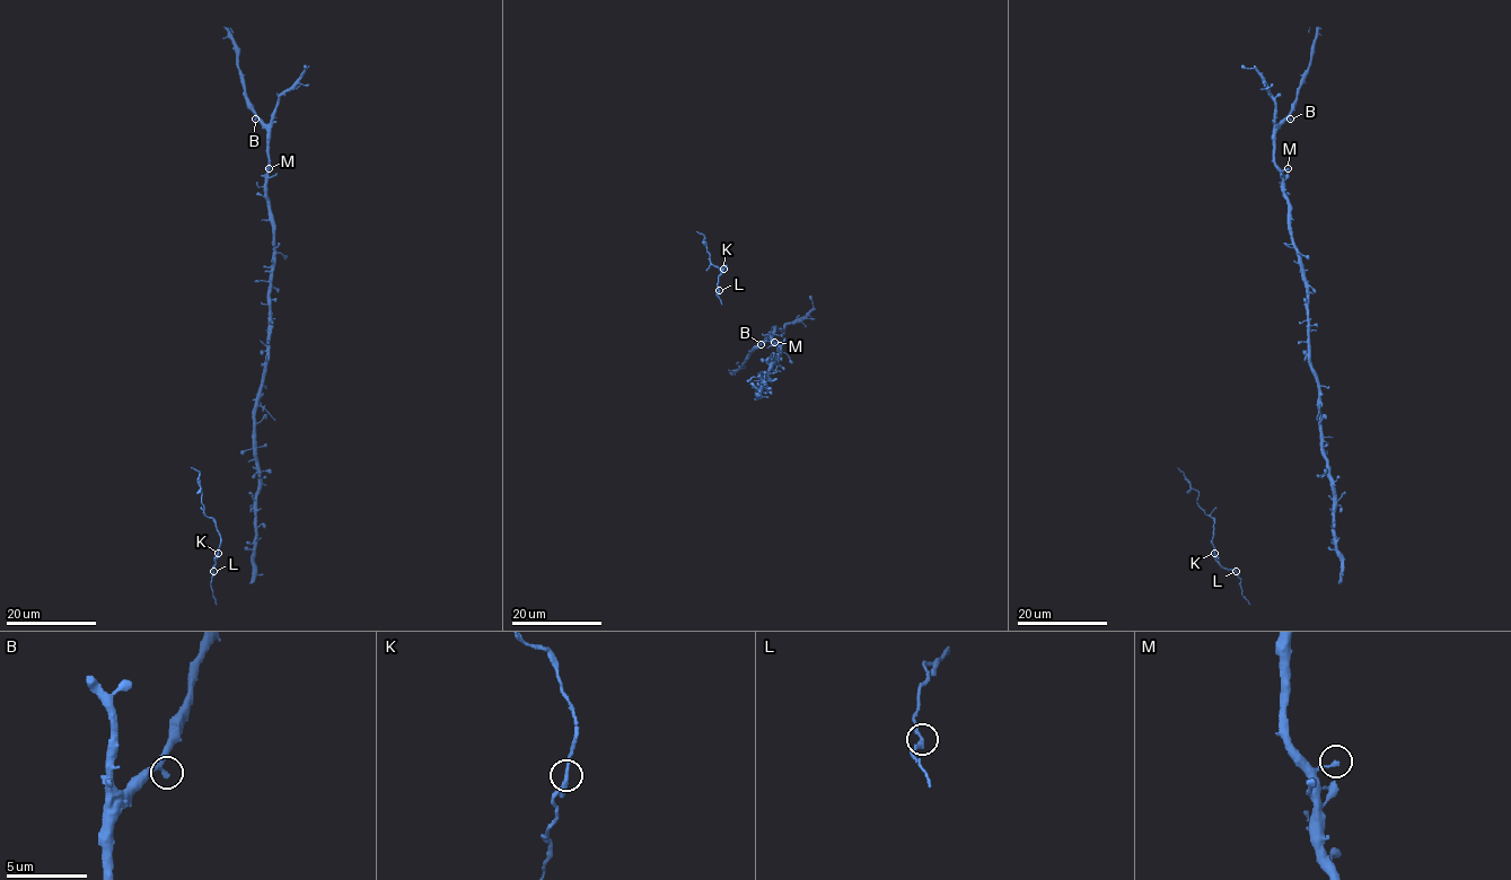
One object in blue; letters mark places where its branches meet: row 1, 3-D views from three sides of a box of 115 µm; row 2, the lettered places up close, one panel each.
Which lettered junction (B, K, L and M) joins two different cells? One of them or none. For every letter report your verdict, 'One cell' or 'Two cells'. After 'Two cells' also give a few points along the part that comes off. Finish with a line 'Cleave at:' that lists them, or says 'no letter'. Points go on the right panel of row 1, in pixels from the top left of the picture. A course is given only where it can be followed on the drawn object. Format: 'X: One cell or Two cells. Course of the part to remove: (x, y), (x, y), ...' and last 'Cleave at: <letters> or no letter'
B: One cell
K: One cell
L: One cell
M: One cell
Cleave at: no letter

